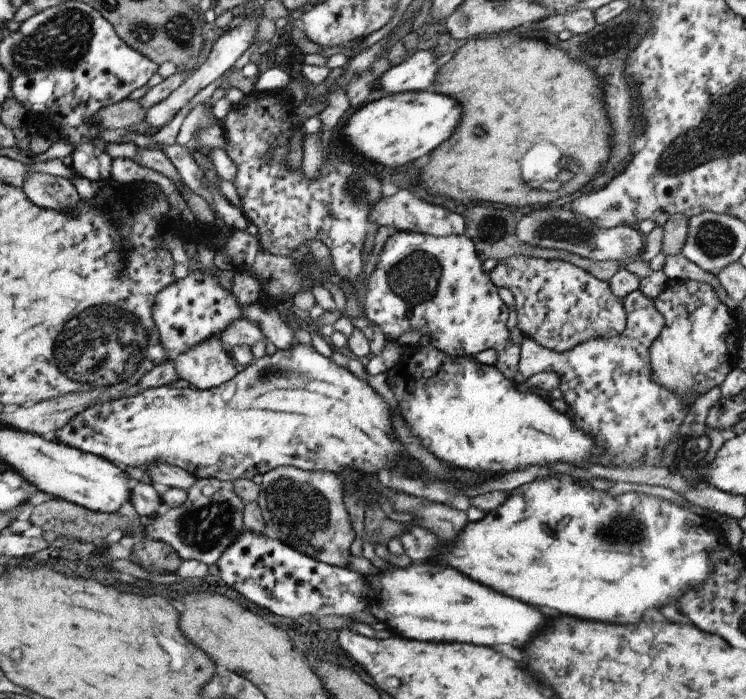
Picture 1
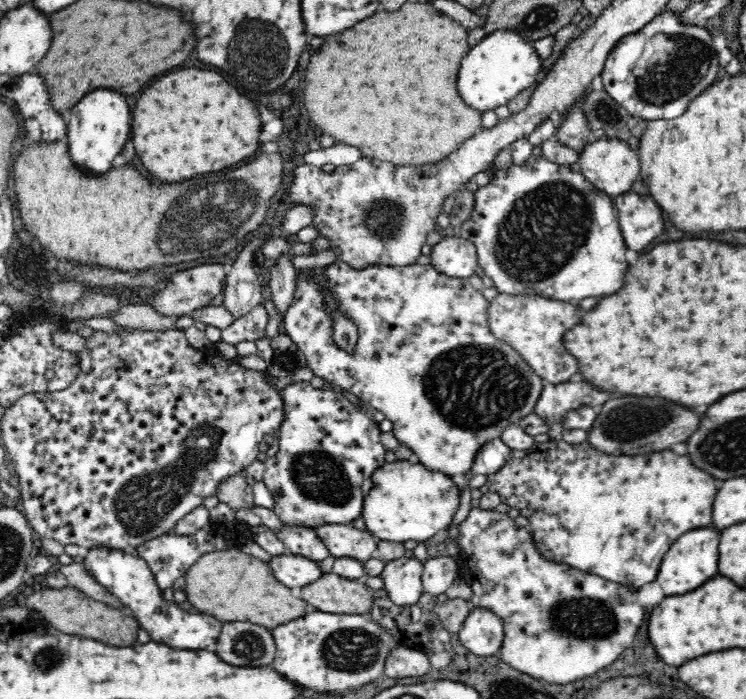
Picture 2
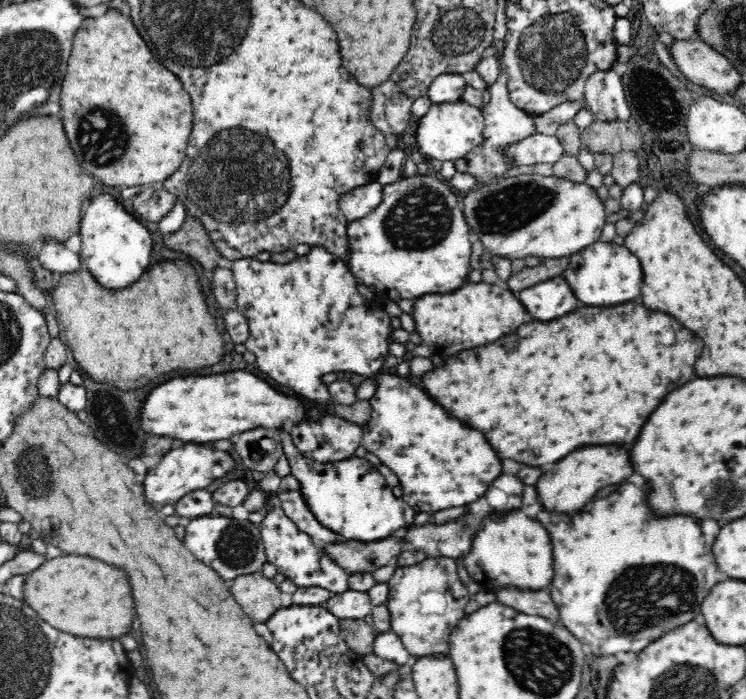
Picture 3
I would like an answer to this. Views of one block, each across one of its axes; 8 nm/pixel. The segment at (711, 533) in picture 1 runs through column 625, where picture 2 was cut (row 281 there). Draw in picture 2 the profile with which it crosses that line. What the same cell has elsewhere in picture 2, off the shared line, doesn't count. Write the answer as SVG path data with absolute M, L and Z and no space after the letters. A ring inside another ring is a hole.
M532 153L527 163L522 166L512 164L508 168L495 170L493 175L494 178L489 184L478 187L473 192L475 196L474 212L471 212L469 220L461 226L458 234L475 244L477 263L484 270L485 275L492 278L494 286L500 293L548 296L554 300L570 302L570 300L584 300L584 298L604 298L604 296L618 292L624 286L628 262L626 262L626 243L621 228L618 228L618 210L616 210L612 198L589 183L576 165L556 164L546 160L543 155L535 156Z

